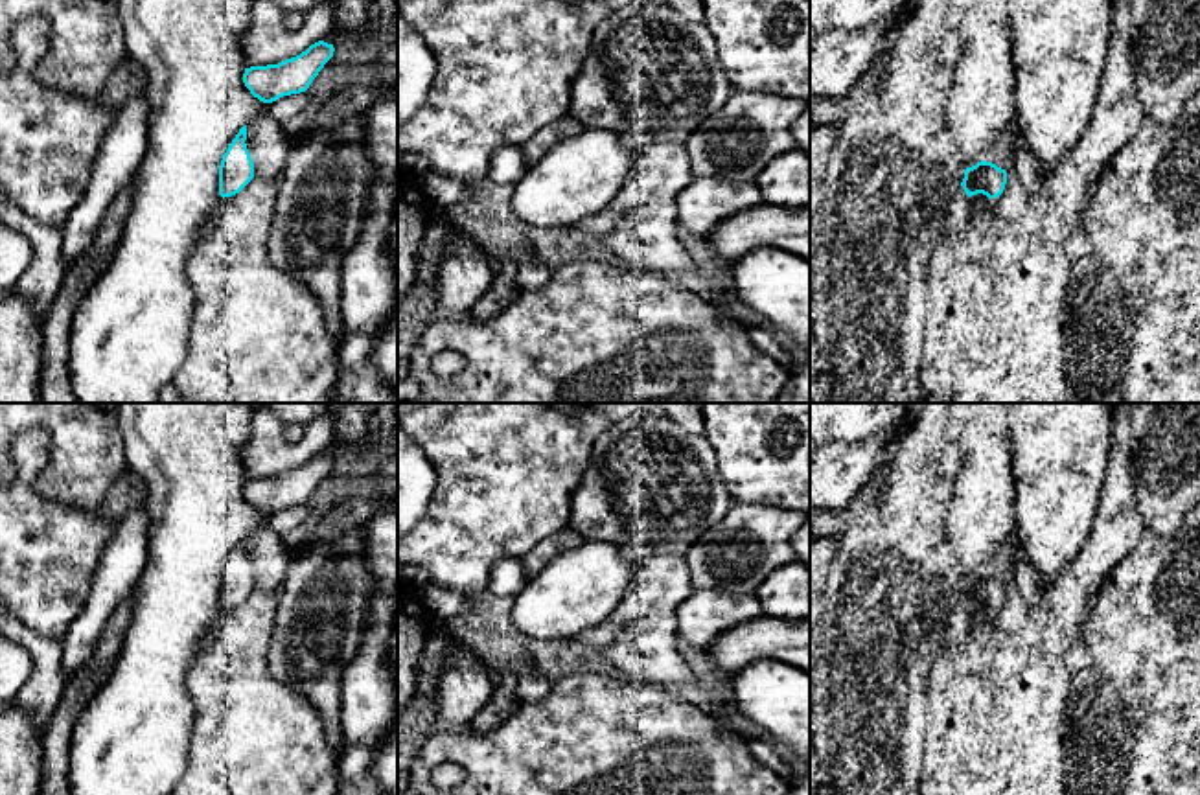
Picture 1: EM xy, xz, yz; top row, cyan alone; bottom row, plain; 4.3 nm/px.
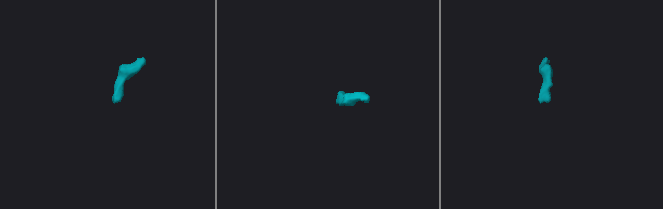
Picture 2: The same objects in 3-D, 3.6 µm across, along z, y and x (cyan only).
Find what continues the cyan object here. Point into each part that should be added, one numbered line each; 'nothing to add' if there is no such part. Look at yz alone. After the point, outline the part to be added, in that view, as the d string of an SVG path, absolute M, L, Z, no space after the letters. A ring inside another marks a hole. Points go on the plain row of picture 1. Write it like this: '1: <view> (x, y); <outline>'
1: yz (957, 632); M959 598L953 607L942 635L942 650L959 650L963 648L972 637L972 613Z

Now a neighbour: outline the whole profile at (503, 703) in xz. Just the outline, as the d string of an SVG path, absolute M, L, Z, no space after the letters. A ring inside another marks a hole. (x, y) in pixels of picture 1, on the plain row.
M510 670L499 672L490 701L469 725L475 734L490 734L519 709L521 699L515 694L515 686L517 677Z

